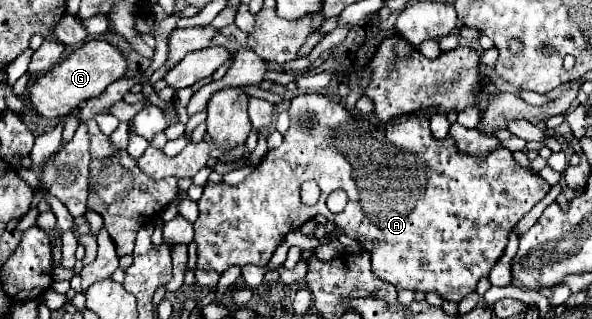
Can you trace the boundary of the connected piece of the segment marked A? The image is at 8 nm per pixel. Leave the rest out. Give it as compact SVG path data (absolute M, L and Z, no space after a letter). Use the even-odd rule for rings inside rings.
M306 93L306 95L298 95L290 101L290 107L288 107L288 113L290 113L290 129L286 131L284 135L284 143L272 151L268 151L262 159L262 163L256 167L256 171L244 179L244 183L240 185L228 185L228 183L212 183L208 181L204 185L204 195L202 199L198 201L198 209L200 209L200 217L196 219L194 223L194 241L198 245L198 269L206 269L206 271L216 271L216 273L224 273L228 267L232 265L238 265L238 267L244 267L244 265L256 265L256 267L266 267L272 253L276 251L276 247L282 243L284 235L292 229L298 229L302 223L310 221L314 215L324 215L328 221L332 221L336 227L342 229L344 235L352 237L352 239L358 239L362 241L364 249L368 249L372 253L372 273L394 285L398 291L400 289L410 289L410 291L424 291L424 293L438 293L440 297L444 297L446 301L462 301L468 293L472 293L476 289L476 283L480 277L486 277L490 273L490 269L496 265L496 261L502 257L504 253L504 247L508 243L508 233L510 229L538 203L542 201L548 191L550 191L550 185L540 177L540 175L532 175L528 171L524 171L512 157L512 151L510 149L496 149L492 151L488 157L484 159L478 159L478 157L470 157L470 155L462 155L458 153L454 141L450 137L446 137L444 141L436 141L432 137L432 131L430 131L430 123L424 115L410 115L406 119L400 119L400 121L392 121L392 123L380 123L380 121L372 121L372 119L356 119L352 117L342 105L334 103L330 97L322 95L322 93ZM304 181L316 181L320 185L320 201L314 205L314 207L308 207L302 203L300 199L300 185ZM334 189L344 189L348 193L348 205L342 213L334 215L326 209L326 197L334 191Z

